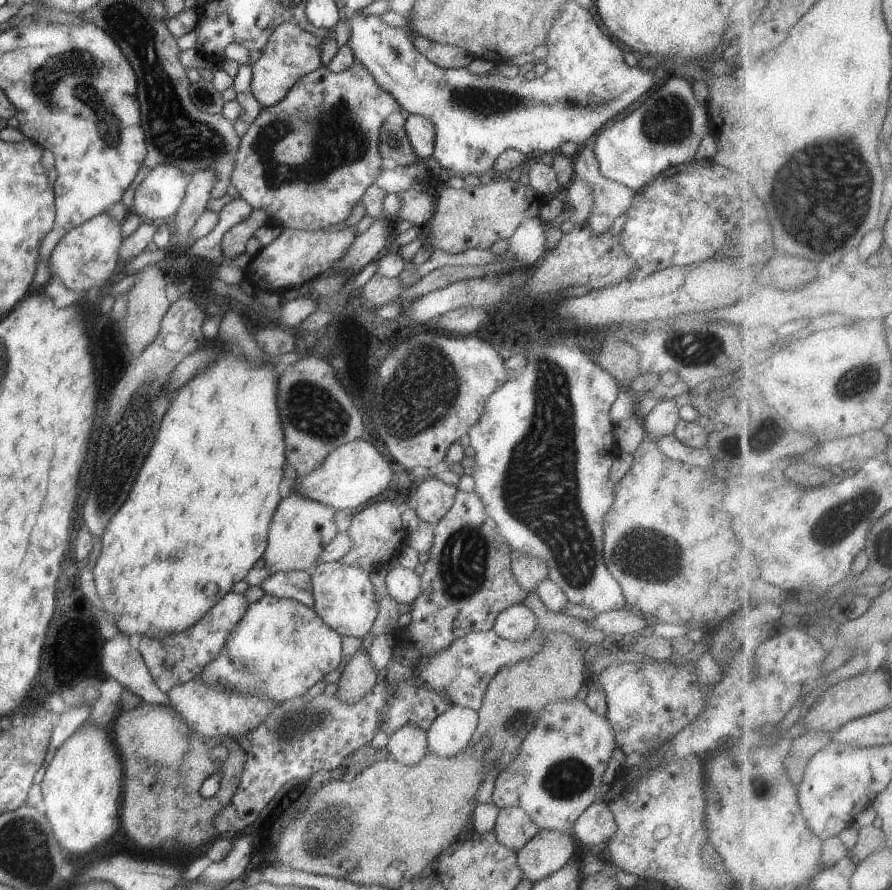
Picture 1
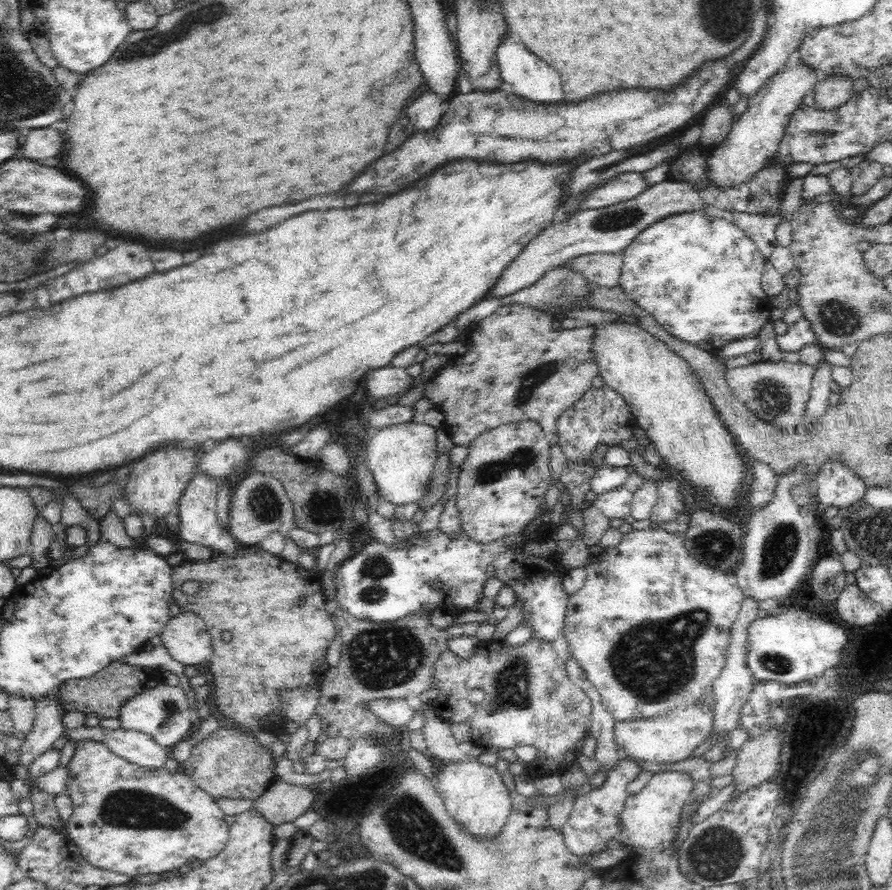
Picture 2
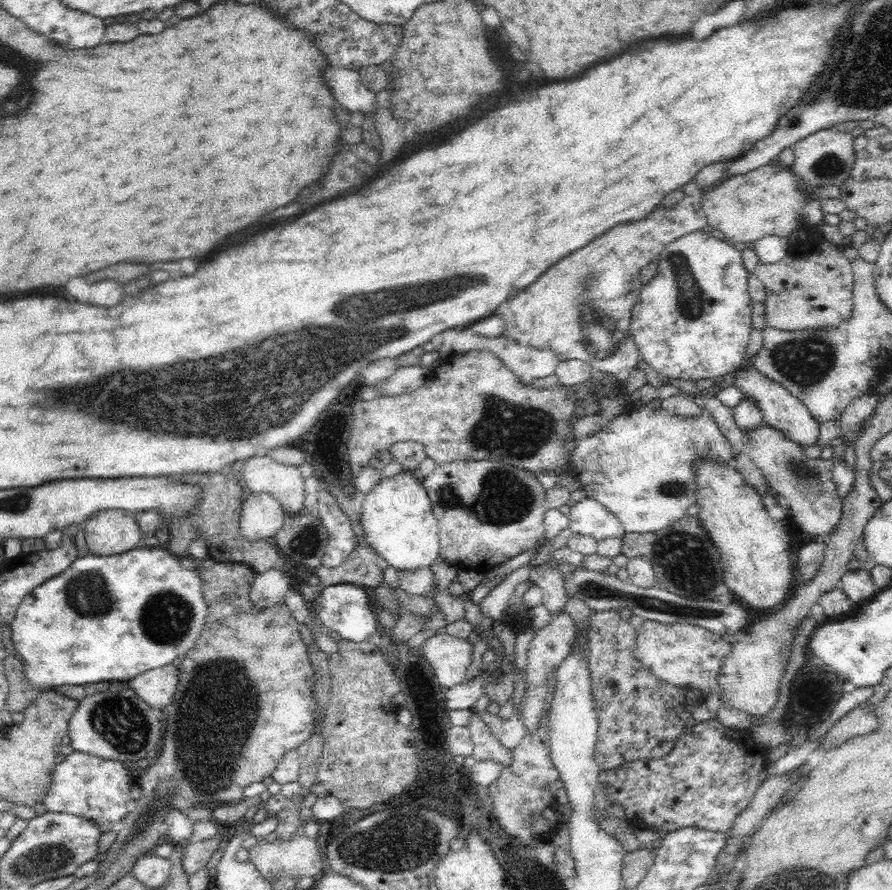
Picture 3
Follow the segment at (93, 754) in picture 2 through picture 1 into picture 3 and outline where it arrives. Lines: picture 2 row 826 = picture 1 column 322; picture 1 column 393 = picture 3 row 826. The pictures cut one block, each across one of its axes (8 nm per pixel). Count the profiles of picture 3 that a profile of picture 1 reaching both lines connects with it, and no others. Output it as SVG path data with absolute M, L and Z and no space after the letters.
M75 751L60 764L55 764L51 785L42 801L48 812L87 818L104 833L112 830L112 826L133 809L132 788L136 785L137 777L132 766Z

